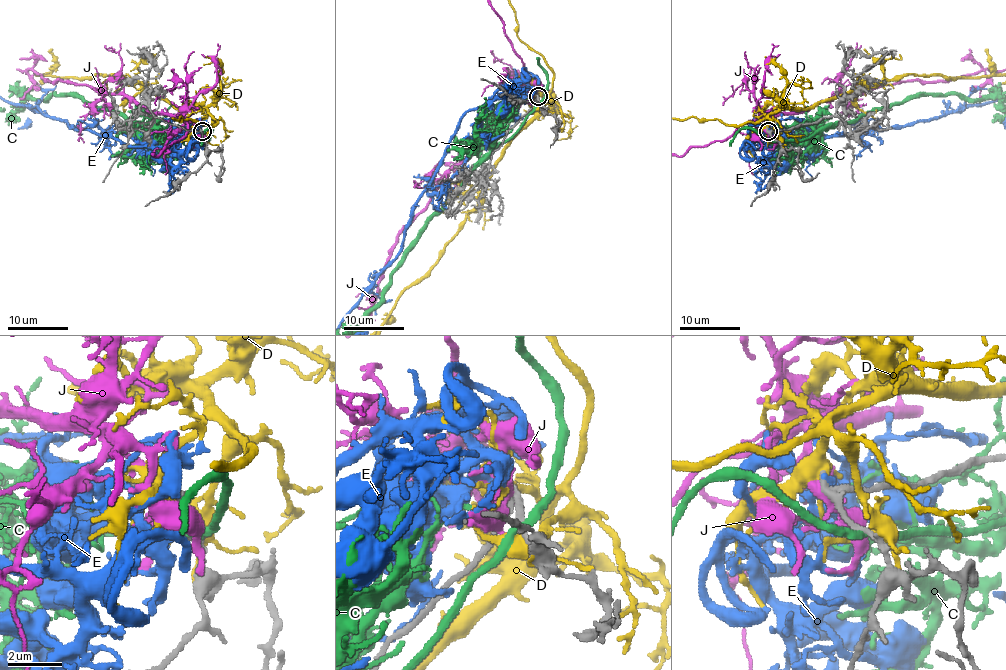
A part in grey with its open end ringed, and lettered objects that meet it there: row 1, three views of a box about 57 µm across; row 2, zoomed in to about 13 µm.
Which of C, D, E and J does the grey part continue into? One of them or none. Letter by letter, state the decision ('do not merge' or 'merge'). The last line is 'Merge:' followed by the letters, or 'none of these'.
C: do not merge
D: do not merge
E: do not merge
J: do not merge
Merge: none of these

